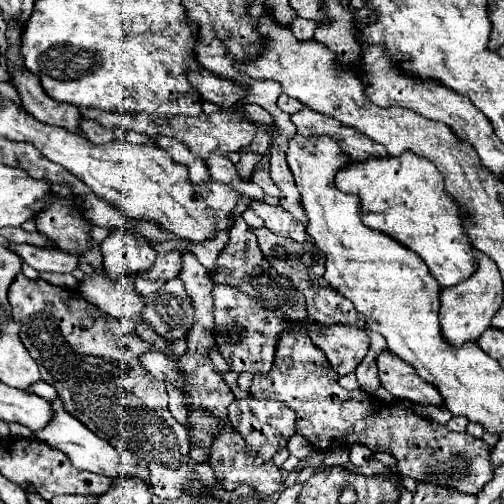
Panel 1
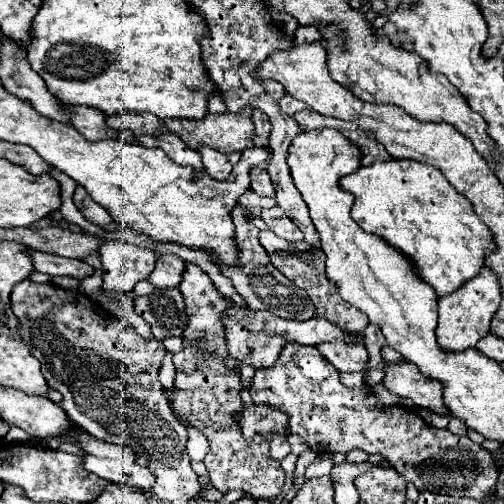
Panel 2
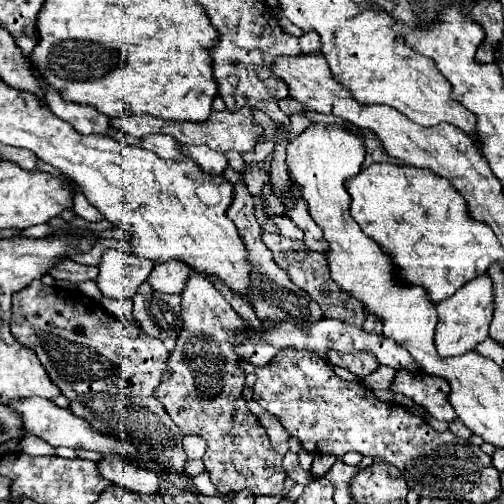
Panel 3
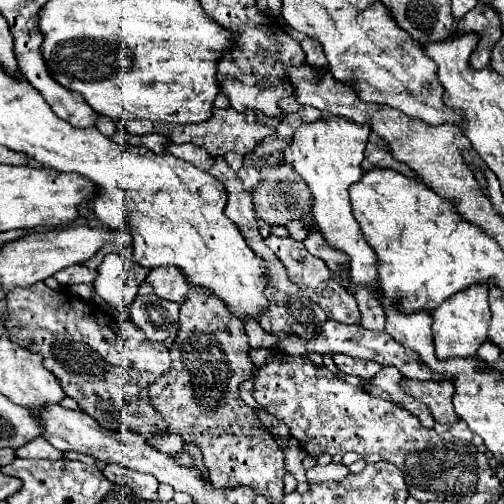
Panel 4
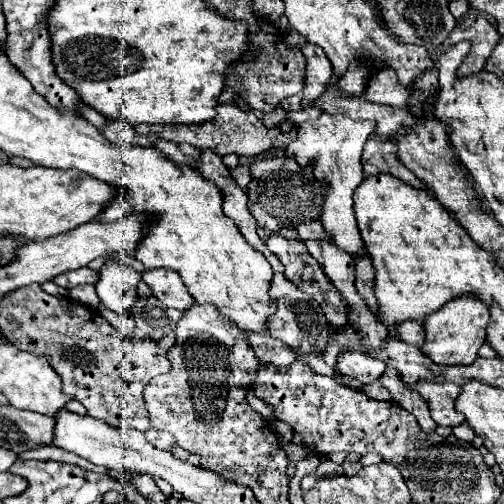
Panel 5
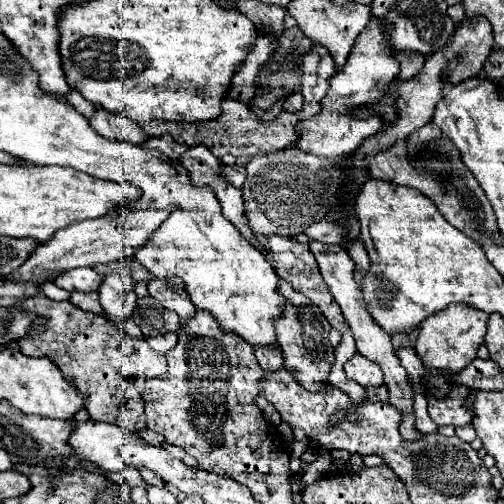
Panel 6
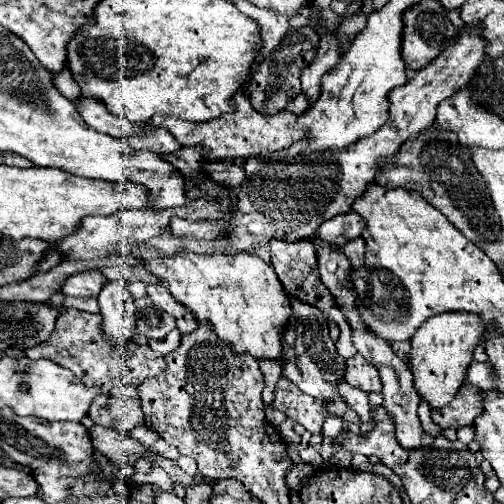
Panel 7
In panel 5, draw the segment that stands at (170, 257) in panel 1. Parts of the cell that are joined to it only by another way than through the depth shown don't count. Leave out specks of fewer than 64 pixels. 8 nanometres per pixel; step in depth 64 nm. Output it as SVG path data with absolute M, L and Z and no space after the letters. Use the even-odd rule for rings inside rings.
M156 268L156 272L144 272L142 280L152 288L152 294L162 300L166 306L184 312L192 306L192 296L184 288L184 282L170 268Z

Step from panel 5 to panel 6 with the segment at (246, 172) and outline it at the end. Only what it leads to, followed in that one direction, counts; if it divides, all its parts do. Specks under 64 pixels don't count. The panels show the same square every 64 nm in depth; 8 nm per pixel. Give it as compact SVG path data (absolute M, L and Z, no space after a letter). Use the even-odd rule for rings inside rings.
M222 166L224 170L224 176L226 176L226 180L232 180L232 184L236 186L236 188L242 188L242 184L244 184L244 180L246 180L246 168L244 166Z

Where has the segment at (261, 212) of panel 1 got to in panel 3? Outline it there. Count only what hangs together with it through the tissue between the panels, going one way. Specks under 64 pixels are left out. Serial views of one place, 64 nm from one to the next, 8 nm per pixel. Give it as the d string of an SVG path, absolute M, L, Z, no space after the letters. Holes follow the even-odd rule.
M268 216L268 222L272 222L278 228L280 236L302 240L302 230L288 216Z

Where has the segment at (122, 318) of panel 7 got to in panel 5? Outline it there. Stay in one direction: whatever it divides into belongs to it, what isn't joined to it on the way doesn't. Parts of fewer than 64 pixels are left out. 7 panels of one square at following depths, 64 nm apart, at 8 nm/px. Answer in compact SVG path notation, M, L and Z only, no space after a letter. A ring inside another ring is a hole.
M108 258L100 270L96 282L96 292L100 302L116 312L130 312L136 302L136 288L142 280L142 272L118 264L114 258Z

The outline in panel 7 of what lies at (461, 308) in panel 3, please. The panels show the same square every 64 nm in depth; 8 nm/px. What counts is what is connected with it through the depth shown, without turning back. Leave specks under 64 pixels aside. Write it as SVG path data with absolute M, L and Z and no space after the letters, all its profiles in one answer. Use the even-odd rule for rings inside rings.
M444 312L428 318L418 332L412 336L412 374L414 386L422 400L426 400L432 408L446 406L458 392L458 388L466 380L466 368L474 360L474 348L480 344L480 336L484 334L484 324L480 324L480 316L474 312Z

